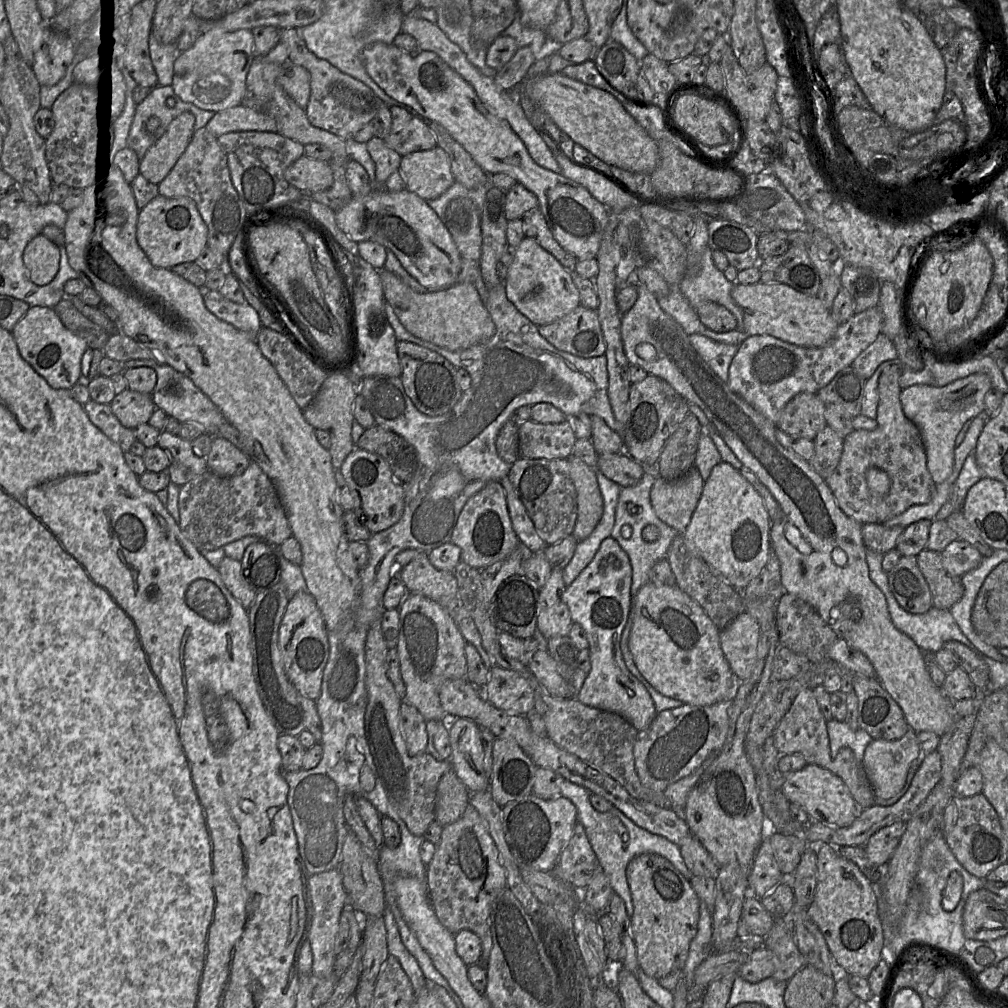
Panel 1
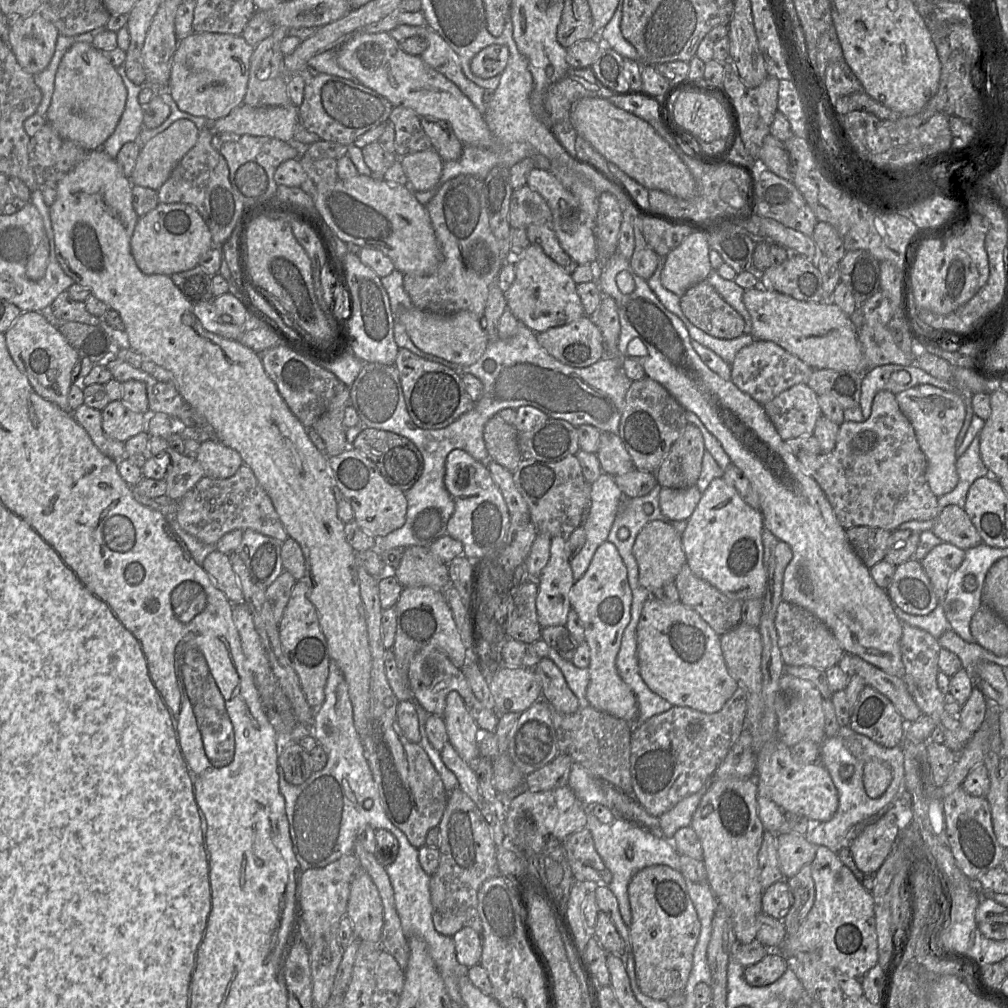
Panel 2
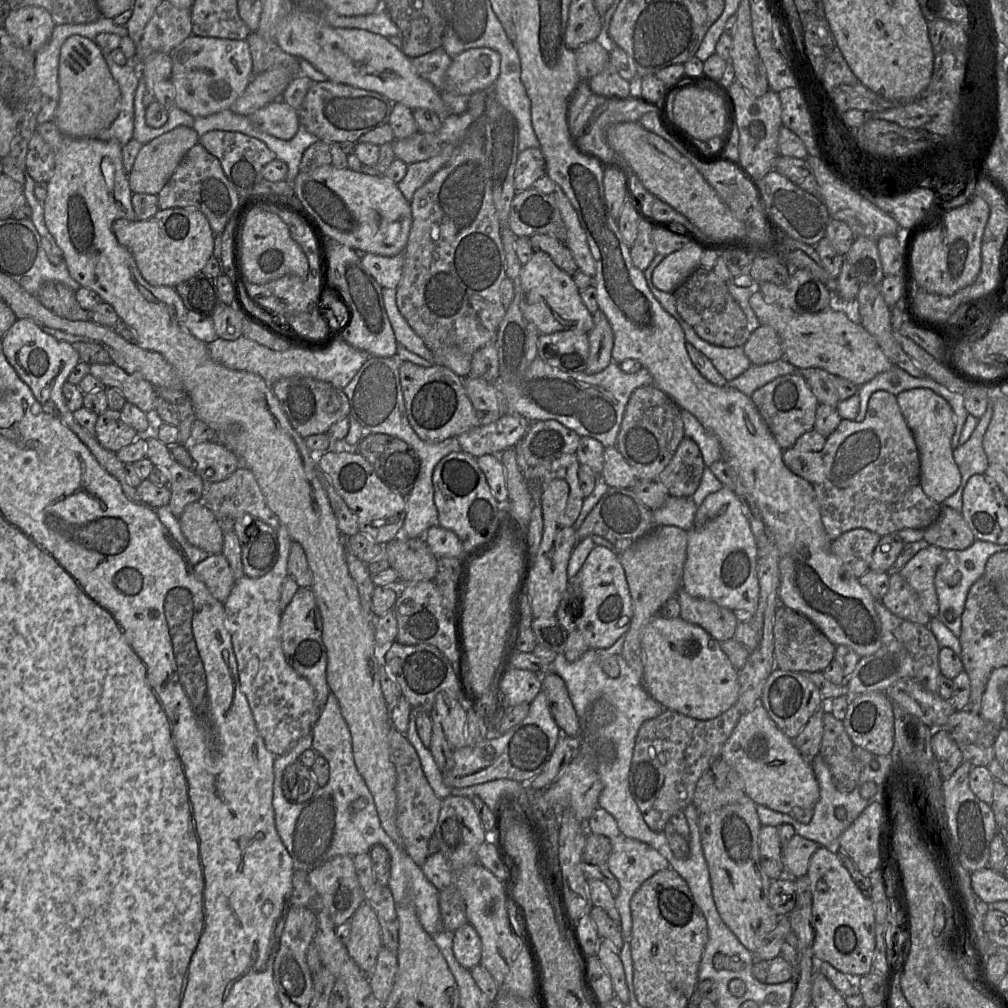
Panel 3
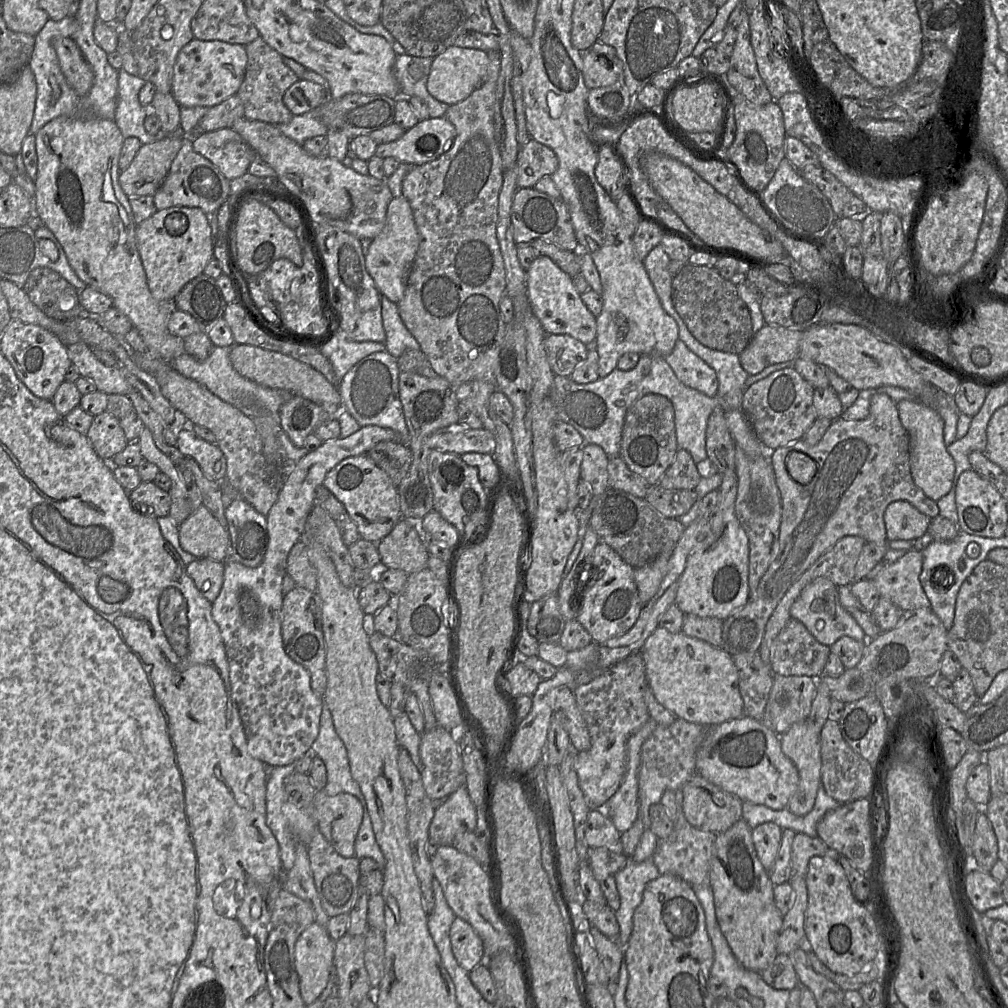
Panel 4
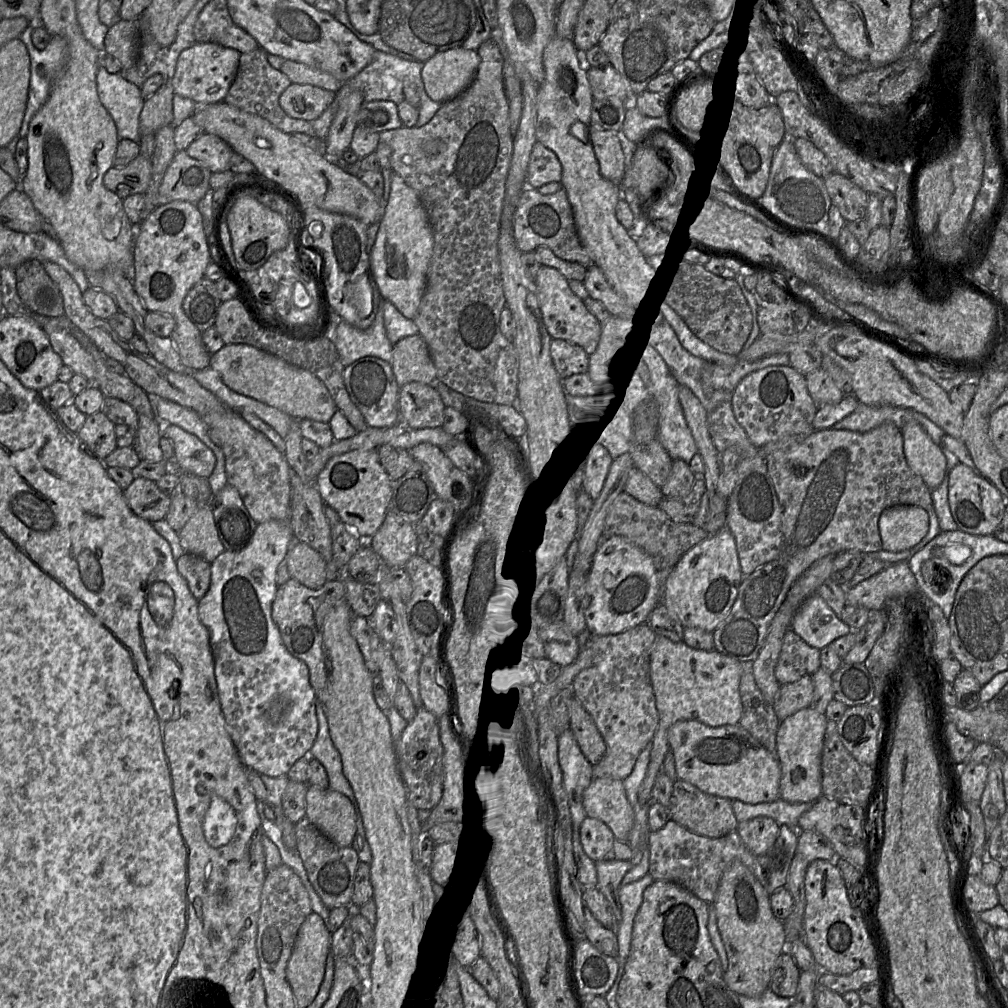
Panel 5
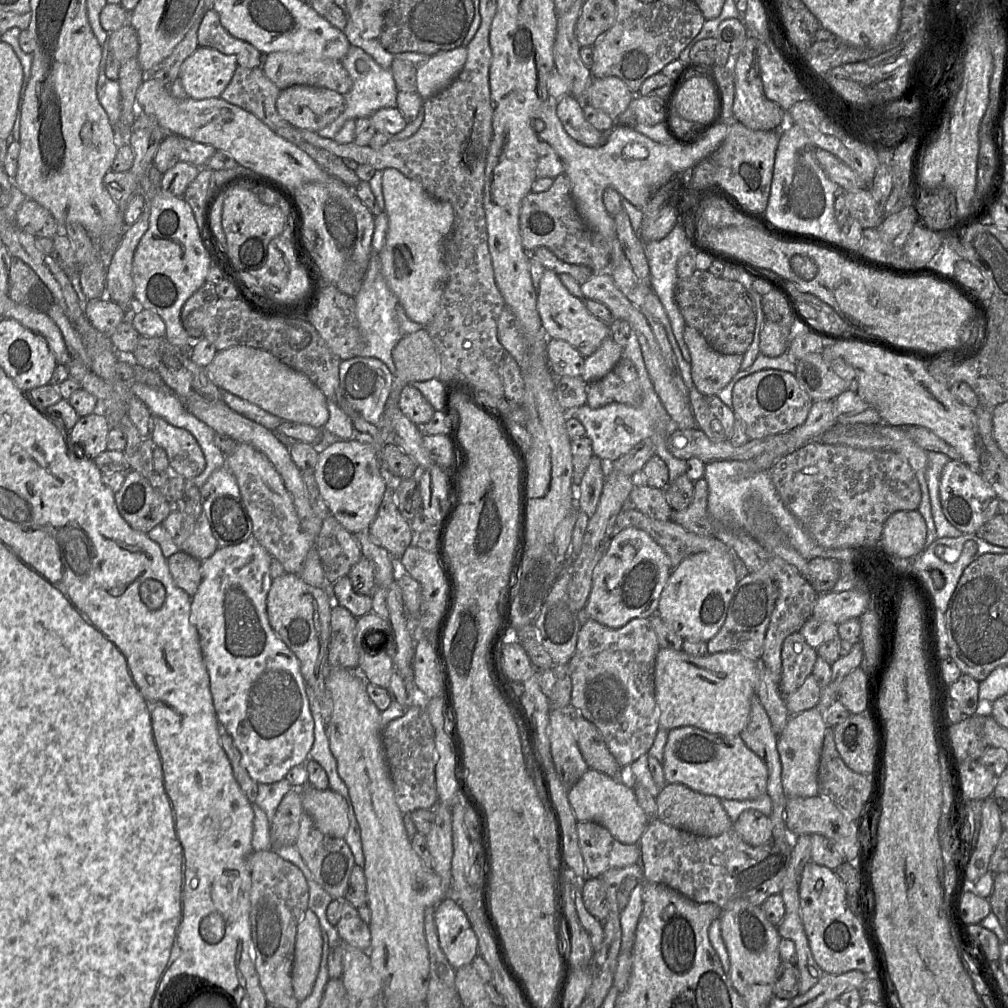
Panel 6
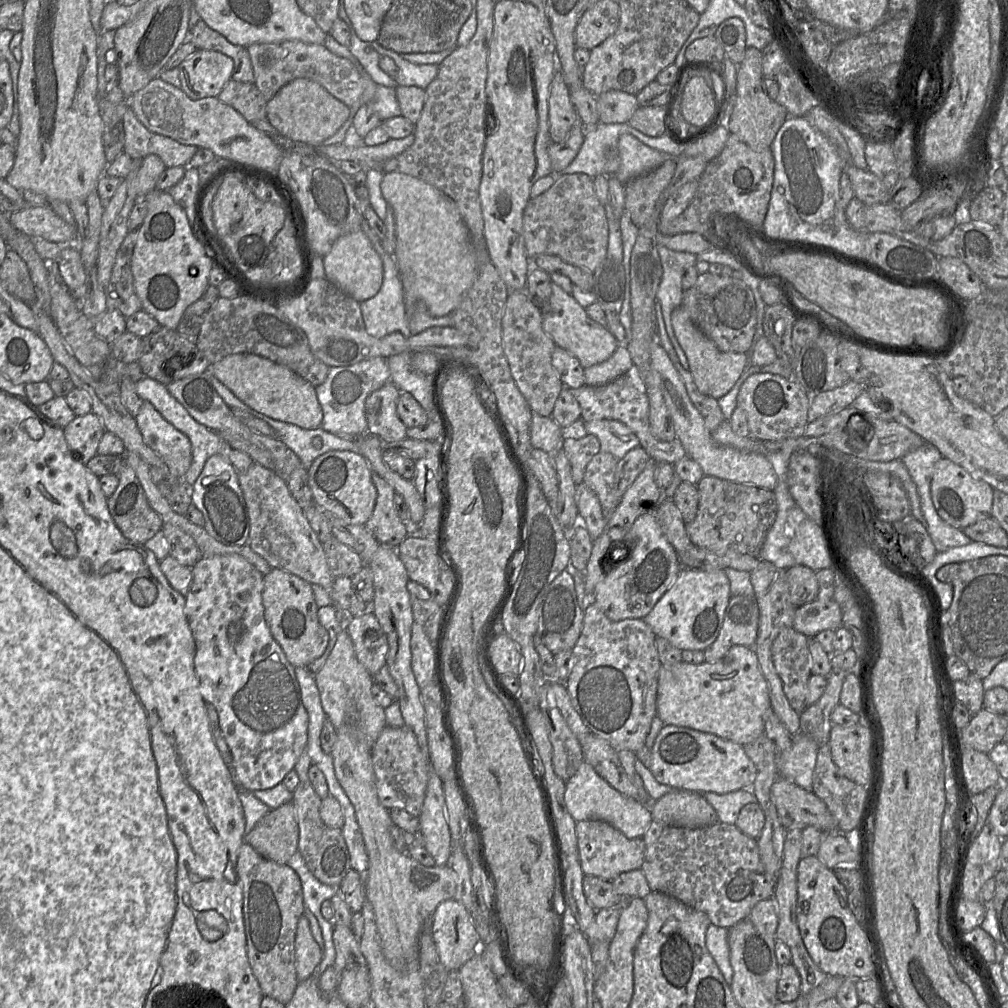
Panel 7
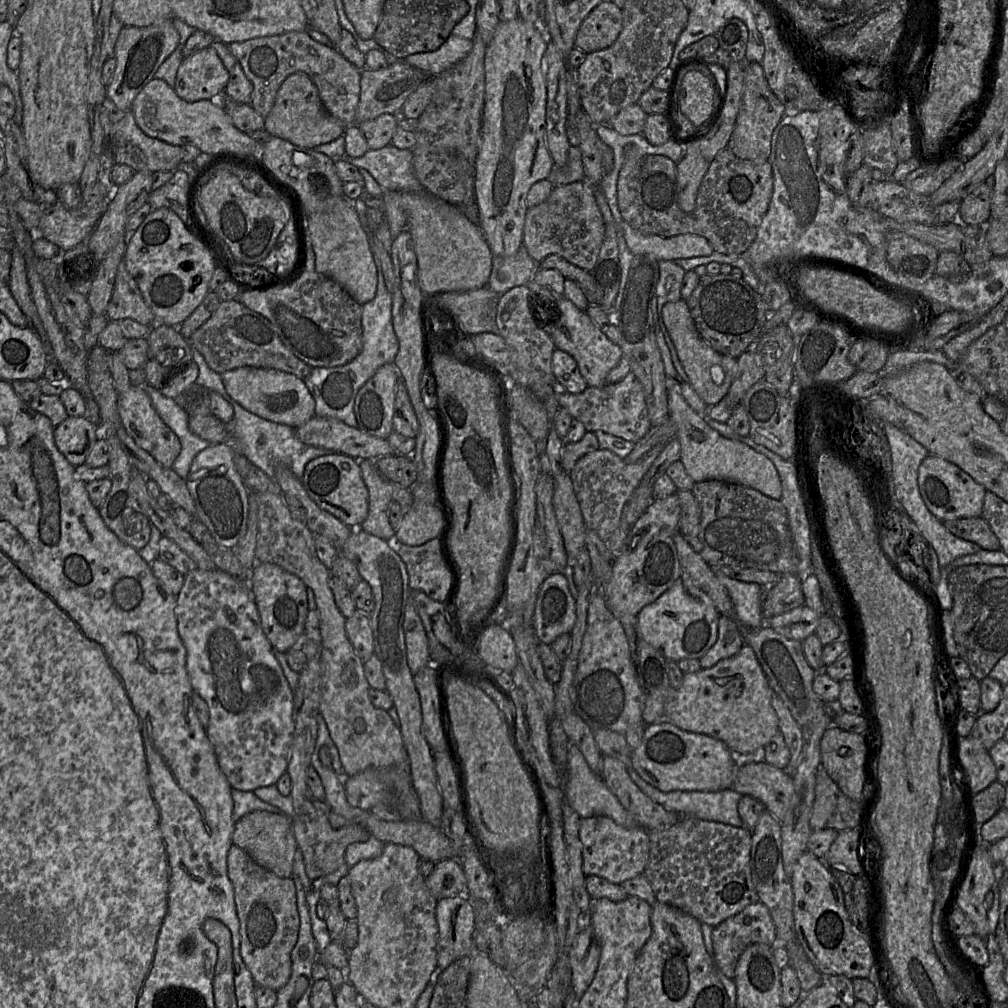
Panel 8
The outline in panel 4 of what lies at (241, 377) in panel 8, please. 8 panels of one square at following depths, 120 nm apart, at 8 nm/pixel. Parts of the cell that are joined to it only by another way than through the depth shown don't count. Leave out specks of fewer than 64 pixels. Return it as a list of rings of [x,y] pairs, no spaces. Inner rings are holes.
[[[234,343],[231,346],[230,360],[235,370],[242,376],[259,385],[274,389],[290,391],[318,405],[329,413],[337,413],[342,405],[338,388],[311,366],[279,352],[266,350],[257,346]]]

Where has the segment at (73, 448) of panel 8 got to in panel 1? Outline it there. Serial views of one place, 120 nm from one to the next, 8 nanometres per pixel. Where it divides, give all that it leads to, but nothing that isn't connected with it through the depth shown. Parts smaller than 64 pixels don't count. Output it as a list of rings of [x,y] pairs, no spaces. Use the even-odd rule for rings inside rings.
[[[129,388],[115,395],[110,406],[121,424],[132,429],[147,423],[157,408],[152,394],[133,391]]]

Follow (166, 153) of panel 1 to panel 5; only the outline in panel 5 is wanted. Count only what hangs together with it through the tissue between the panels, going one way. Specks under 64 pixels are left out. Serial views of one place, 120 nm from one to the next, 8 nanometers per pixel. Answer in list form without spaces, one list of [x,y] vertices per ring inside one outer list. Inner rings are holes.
[[[138,155],[123,167],[114,165],[105,173],[103,184],[121,199],[133,194],[144,194],[149,187],[152,177],[152,162]]]

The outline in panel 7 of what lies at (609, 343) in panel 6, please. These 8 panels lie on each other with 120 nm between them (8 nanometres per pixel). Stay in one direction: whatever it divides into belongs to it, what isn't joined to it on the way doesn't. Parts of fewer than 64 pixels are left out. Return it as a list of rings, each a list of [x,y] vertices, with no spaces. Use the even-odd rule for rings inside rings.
[[[618,345],[607,360],[584,368],[585,385],[605,385],[626,373],[633,365],[630,353],[625,345]]]

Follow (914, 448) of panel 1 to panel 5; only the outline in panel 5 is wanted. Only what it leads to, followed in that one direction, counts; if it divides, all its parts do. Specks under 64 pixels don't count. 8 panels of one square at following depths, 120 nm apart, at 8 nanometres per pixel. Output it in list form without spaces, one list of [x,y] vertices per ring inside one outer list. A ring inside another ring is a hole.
[[[884,422],[865,433],[838,429],[813,431],[796,448],[775,451],[765,459],[767,472],[781,508],[784,537],[782,551],[776,559],[743,577],[731,610],[713,631],[714,650],[740,662],[756,660],[764,645],[771,620],[788,591],[814,562],[829,554],[845,551],[861,553],[881,551],[882,540],[878,522],[883,510],[889,507],[914,505],[926,511],[933,507],[931,490],[908,466],[901,429],[892,422]],[[798,466],[805,468],[805,475],[796,474]]]

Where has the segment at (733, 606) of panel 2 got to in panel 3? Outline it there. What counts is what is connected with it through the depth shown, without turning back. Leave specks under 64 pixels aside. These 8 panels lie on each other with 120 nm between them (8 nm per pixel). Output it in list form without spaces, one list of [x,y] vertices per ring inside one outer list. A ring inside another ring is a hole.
[[[682,588],[677,591],[682,620],[703,628],[717,642],[734,637],[737,617],[733,611],[718,604],[692,597]]]

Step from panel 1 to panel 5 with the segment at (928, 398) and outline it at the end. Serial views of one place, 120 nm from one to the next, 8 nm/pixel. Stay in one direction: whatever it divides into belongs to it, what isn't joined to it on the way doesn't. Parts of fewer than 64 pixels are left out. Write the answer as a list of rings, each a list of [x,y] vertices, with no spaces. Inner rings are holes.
[[[910,421],[901,428],[904,444],[904,455],[910,469],[919,475],[930,490],[937,488],[943,481],[947,460],[942,447],[935,444],[922,426]]]

